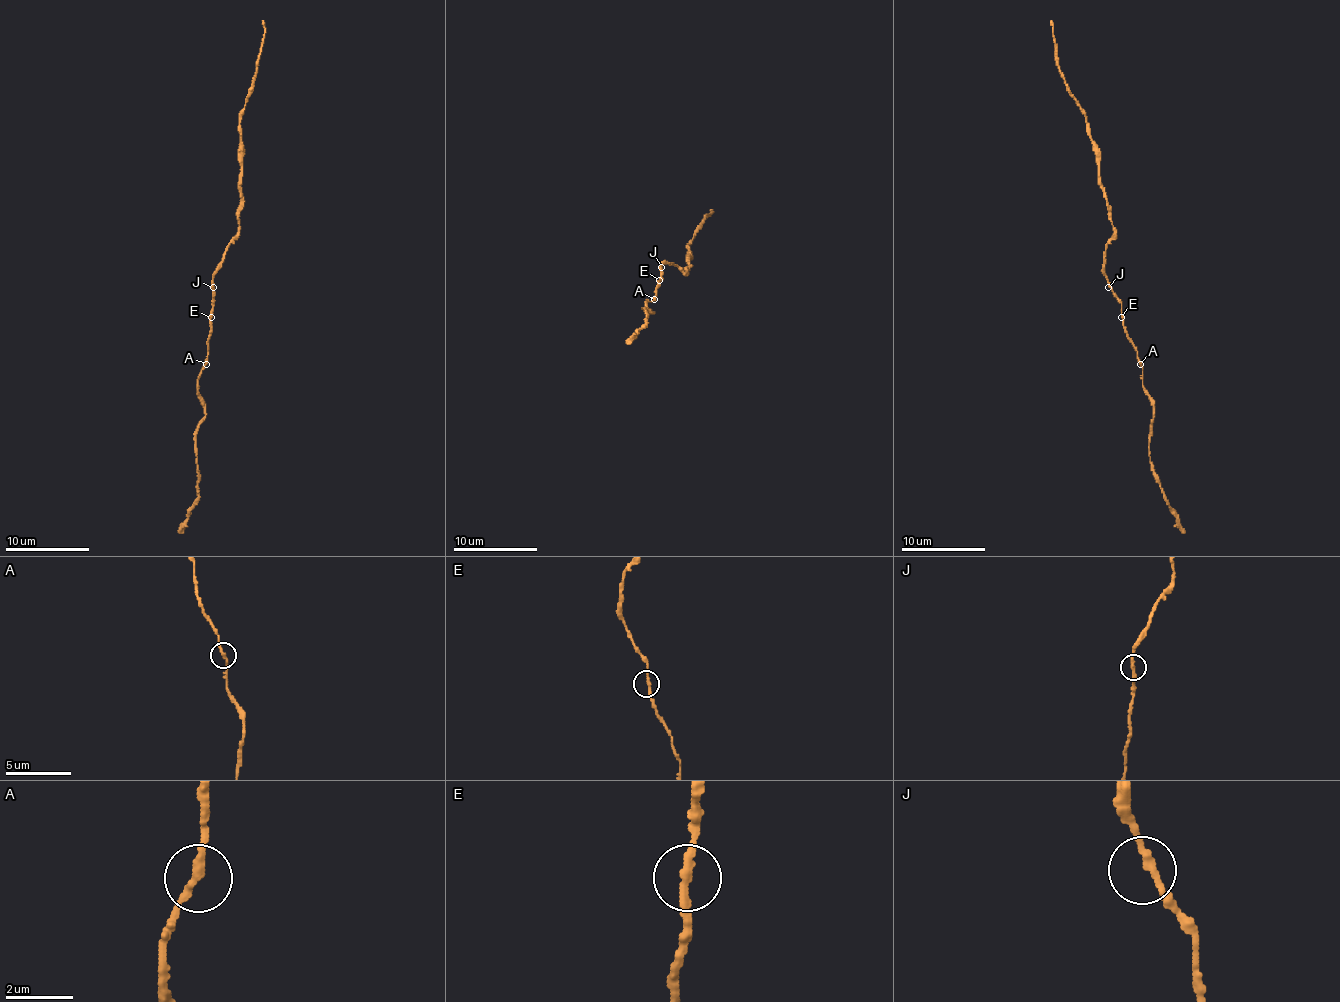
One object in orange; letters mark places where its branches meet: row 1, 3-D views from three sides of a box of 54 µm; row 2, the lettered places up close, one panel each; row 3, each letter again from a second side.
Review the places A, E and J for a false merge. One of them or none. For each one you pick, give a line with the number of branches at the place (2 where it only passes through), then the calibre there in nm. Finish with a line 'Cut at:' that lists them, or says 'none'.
Cut at: none

